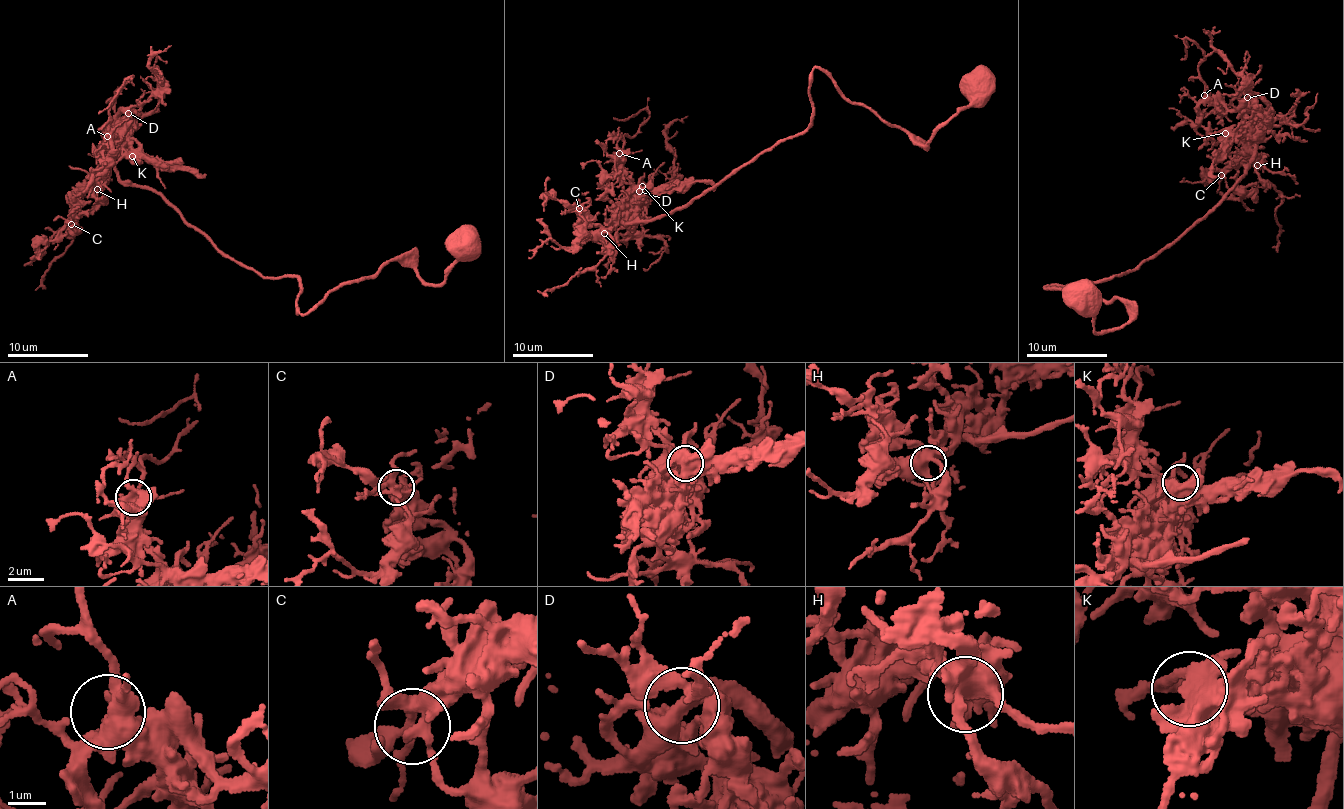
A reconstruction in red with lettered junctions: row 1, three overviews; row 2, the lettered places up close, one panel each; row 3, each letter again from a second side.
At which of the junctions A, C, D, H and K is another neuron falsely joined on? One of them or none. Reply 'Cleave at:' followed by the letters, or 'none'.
Cleave at: none

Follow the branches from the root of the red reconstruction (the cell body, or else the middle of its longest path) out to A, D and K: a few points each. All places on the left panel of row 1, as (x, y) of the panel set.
A: (465, 248), (437, 285), (389, 261), (299, 313), (298, 278), (238, 266), (159, 193), (125, 185), (107, 136)
D: (465, 248), (437, 285), (389, 261), (299, 313), (298, 278), (238, 266), (159, 193), (125, 185), (129, 113)
K: (465, 248), (437, 285), (389, 261), (299, 313), (298, 278), (238, 266), (125, 185), (132, 156)

